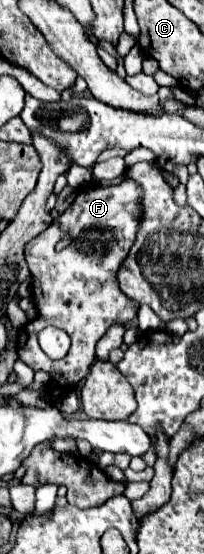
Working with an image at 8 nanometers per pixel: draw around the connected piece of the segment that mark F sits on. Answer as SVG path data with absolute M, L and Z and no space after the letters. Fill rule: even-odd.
M124 179L110 187L90 183L78 189L72 205L24 249L32 273L32 299L38 317L18 331L16 349L18 357L30 369L42 369L52 375L50 395L54 399L56 393L70 389L86 377L86 371L96 359L94 347L98 339L112 325L130 325L138 315L138 303L122 293L116 279L118 269L122 267L122 261L126 261L134 237L138 235L138 221L142 221L138 201L142 201L142 189L138 189L136 181ZM64 235L70 235L70 245L56 251L54 245ZM48 325L64 329L72 339L72 347L64 359L52 361L38 345L38 333Z

